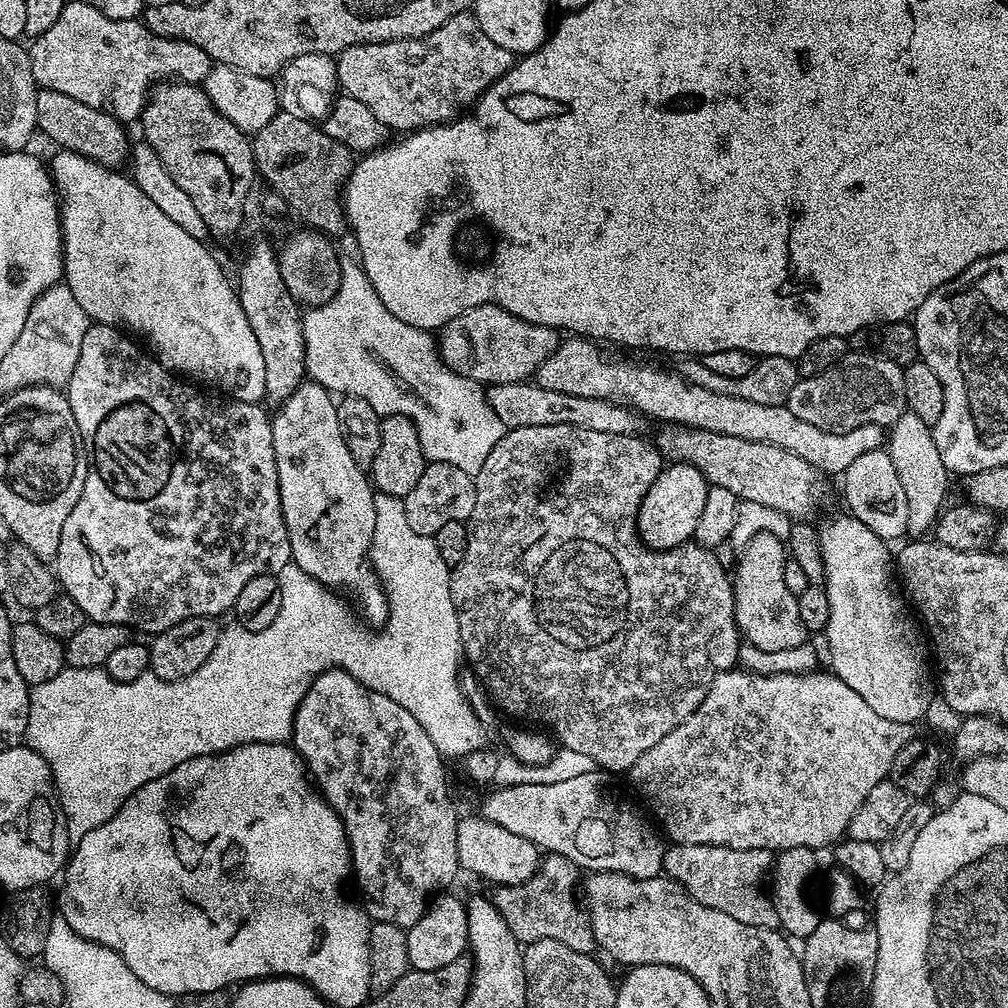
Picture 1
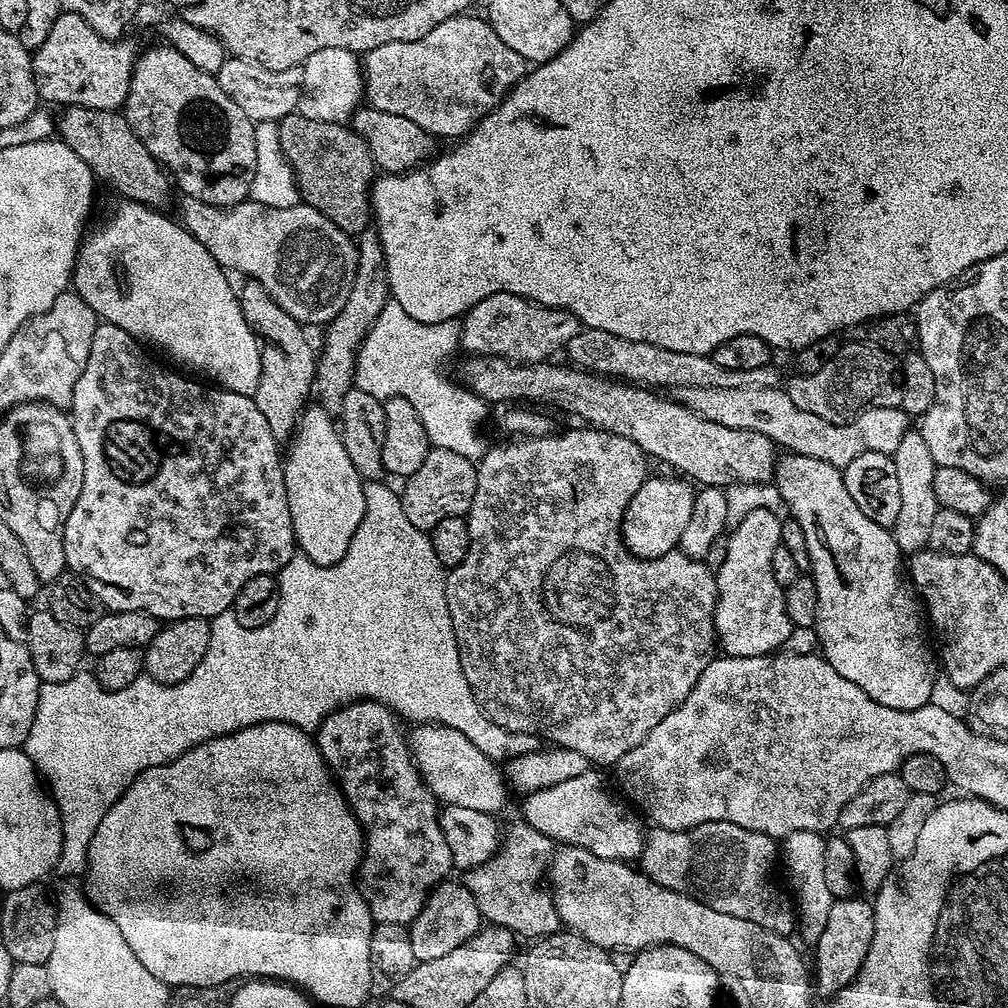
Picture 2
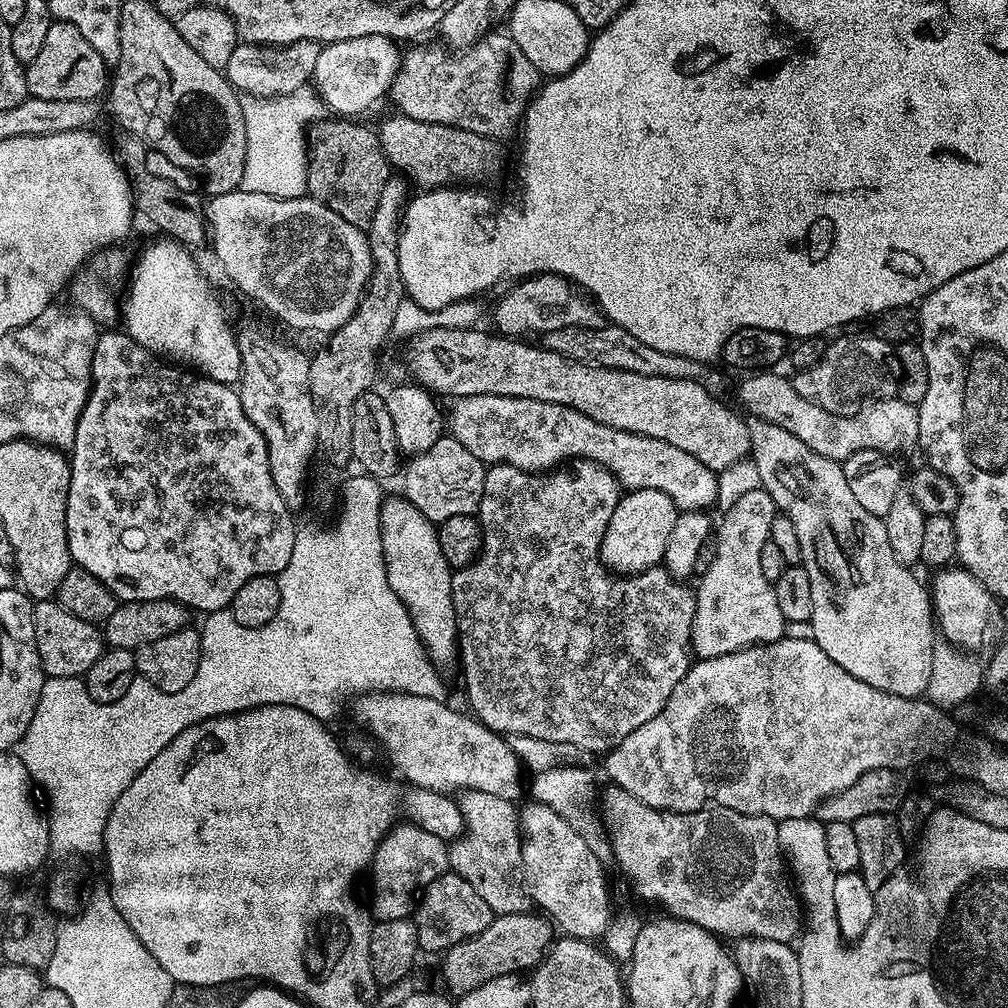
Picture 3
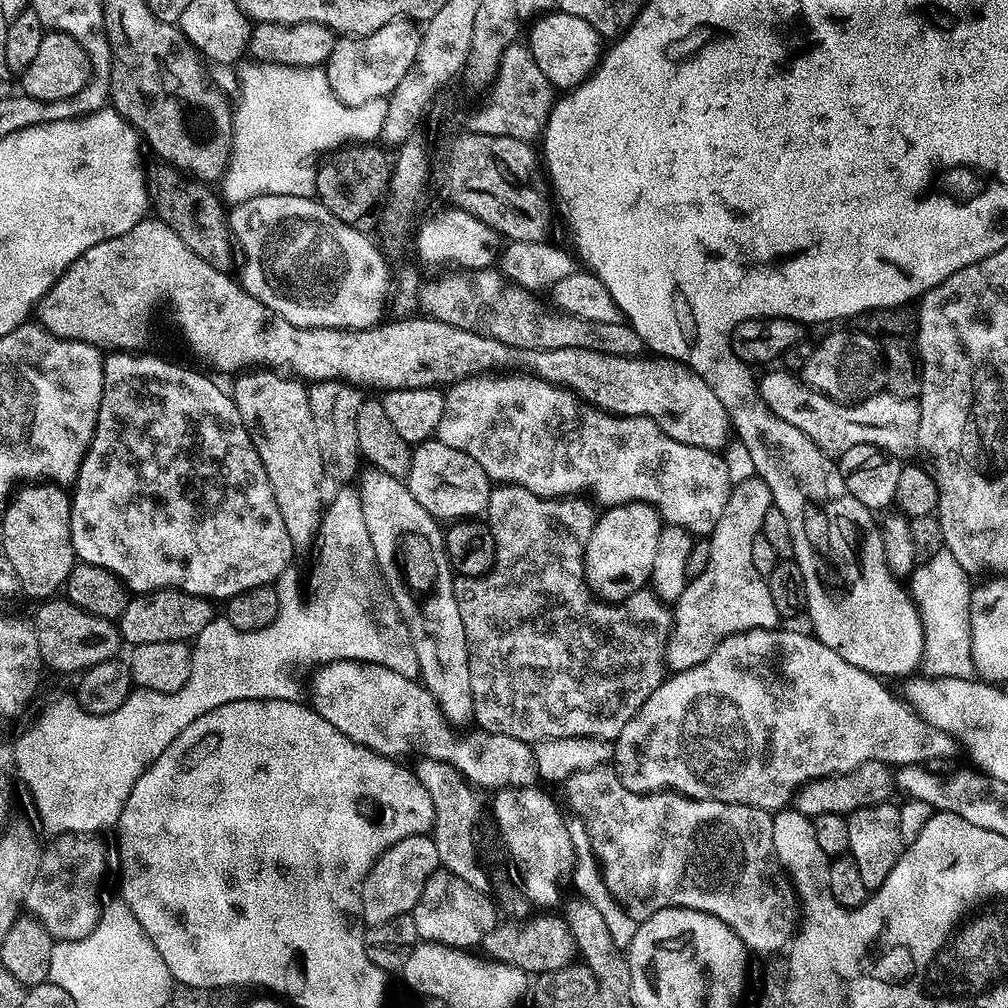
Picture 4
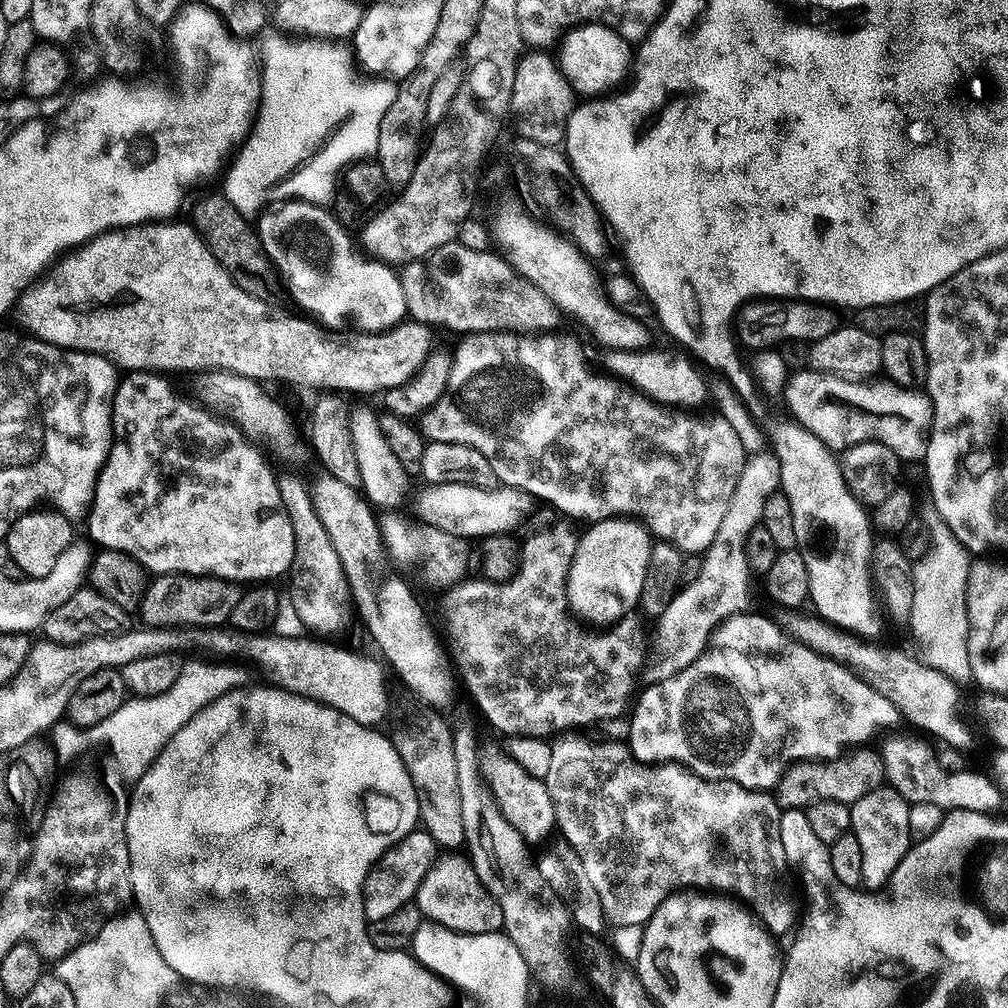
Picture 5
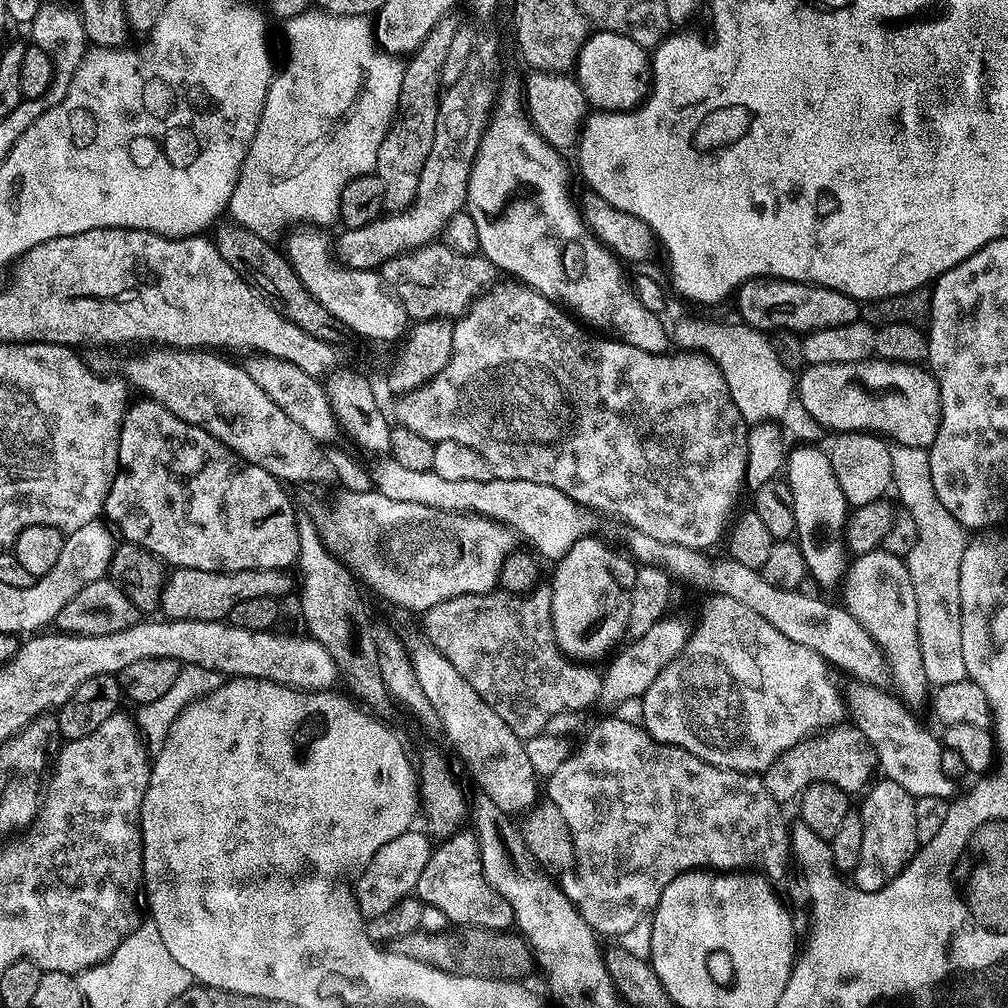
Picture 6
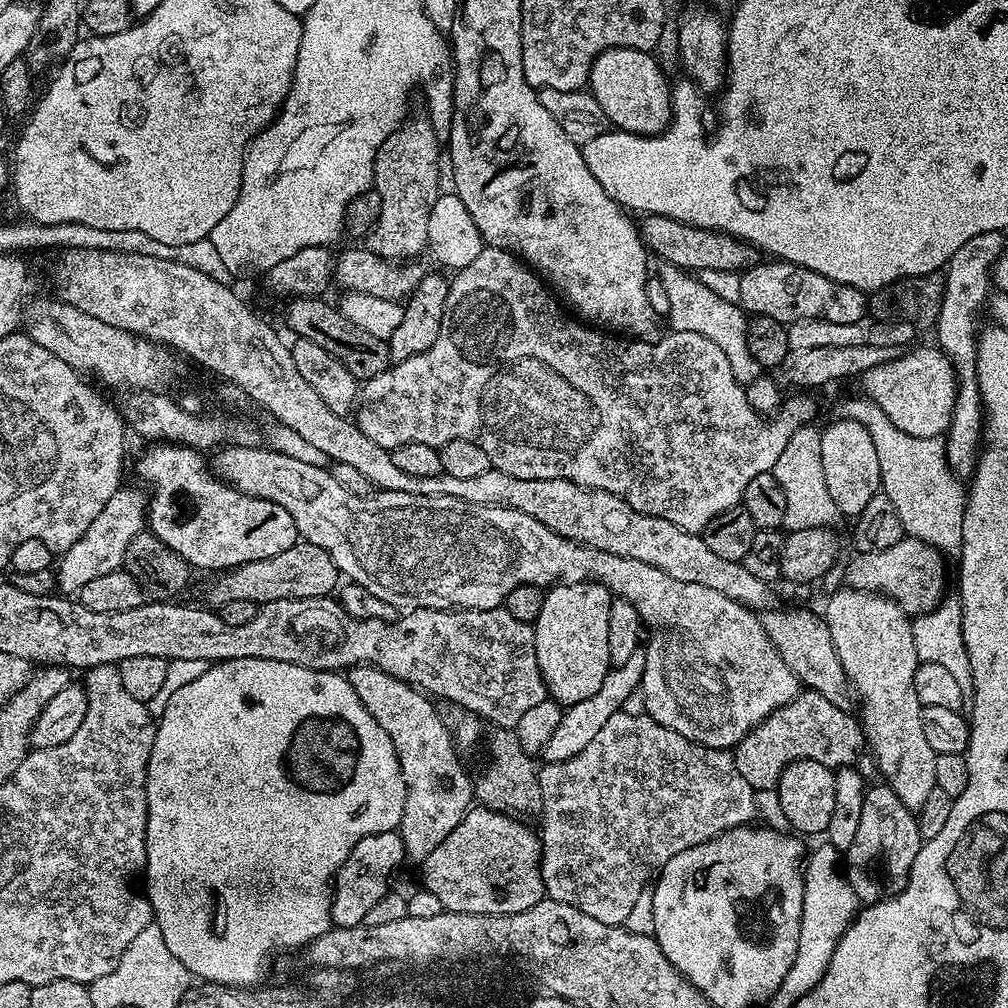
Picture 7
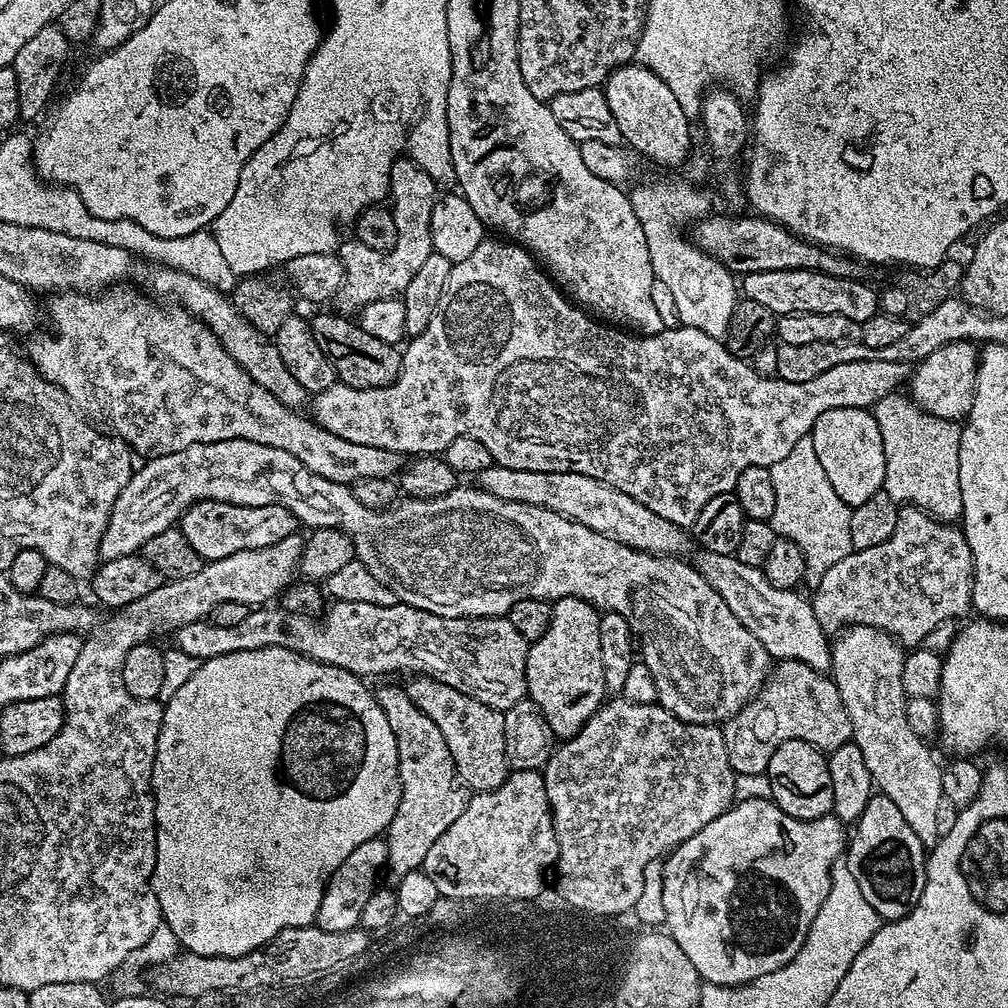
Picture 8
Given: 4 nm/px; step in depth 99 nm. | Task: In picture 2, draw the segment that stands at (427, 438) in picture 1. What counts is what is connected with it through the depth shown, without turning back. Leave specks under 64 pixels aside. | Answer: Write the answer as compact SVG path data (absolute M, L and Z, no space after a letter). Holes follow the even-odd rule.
M388 303L382 314L378 314L360 347L354 384L379 400L397 396L412 403L424 423L432 448L454 450L476 462L486 451L486 443L479 432L480 423L484 420L485 401L469 392L467 387L447 380L440 369L444 356L451 352L452 347L455 349L459 345L460 329L461 325L456 320L437 324L418 322L410 318L402 306Z

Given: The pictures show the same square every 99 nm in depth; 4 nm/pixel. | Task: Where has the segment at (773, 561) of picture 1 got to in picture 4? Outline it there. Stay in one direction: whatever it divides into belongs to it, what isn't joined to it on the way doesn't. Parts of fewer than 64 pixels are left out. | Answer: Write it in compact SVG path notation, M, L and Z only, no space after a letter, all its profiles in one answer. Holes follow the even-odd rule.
M762 479L743 480L733 487L726 510L722 510L718 526L714 526L710 533L710 558L706 562L706 570L689 579L671 613L672 631L668 634L666 660L675 671L698 666L710 658L719 641L735 632L781 627L782 617L778 610L774 610L767 579L760 576L758 570L754 570L754 562L750 562L750 545L756 536L761 535L760 527L766 518L766 510L773 506L770 486L766 486Z

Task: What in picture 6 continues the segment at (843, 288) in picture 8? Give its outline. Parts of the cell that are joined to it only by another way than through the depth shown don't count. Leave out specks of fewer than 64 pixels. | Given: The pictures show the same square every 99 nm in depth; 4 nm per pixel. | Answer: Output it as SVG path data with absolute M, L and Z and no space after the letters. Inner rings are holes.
M757 276L755 280L747 280L740 285L734 293L736 308L740 311L739 319L749 324L751 328L761 330L783 330L797 334L807 334L814 330L822 330L830 326L850 326L862 316L861 301L845 292L839 292L833 288L823 288L817 284L803 284L793 280L779 280L777 276Z

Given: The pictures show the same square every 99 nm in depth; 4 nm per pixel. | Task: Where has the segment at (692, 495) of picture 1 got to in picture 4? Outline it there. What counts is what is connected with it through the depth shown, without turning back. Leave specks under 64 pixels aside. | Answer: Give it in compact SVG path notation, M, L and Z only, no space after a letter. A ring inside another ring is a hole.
M618 504L601 511L584 551L584 583L593 597L622 602L652 579L654 550L662 531L659 512L649 504Z

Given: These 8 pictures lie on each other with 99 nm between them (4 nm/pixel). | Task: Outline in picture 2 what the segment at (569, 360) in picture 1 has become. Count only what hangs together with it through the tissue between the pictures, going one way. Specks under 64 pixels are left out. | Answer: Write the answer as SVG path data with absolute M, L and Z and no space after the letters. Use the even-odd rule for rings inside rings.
M726 386L723 390L698 390L697 388L679 389L678 399L690 410L694 410L702 418L710 422L718 422L718 426L730 426L732 430L762 434L772 440L773 445L787 450L795 456L816 458L818 462L826 462L830 466L843 469L854 458L867 452L893 453L898 450L898 442L910 430L910 417L901 408L867 408L855 416L847 424L826 422L826 418L818 418L818 414L809 414L806 410L798 410L794 402L790 402L787 391L783 387L747 388L746 386Z

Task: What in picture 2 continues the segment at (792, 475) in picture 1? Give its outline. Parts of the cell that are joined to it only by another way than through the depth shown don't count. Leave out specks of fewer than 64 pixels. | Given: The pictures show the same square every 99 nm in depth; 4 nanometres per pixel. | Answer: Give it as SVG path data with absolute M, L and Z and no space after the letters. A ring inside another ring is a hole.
M469 355L468 361L464 364L464 380L469 392L475 396L480 397L481 400L487 402L489 405L500 404L503 400L512 400L508 402L528 402L524 400L541 400L544 404L557 404L564 412L569 412L572 416L577 416L580 420L585 420L587 427L592 430L599 430L602 432L609 432L612 436L621 436L630 442L634 442L640 448L641 453L654 456L656 459L661 460L664 464L669 464L672 468L678 468L680 471L685 472L689 481L695 482L700 486L727 486L730 484L743 484L745 486L759 486L765 482L771 481L774 476L774 469L778 459L777 449L774 447L772 440L766 438L762 434L754 434L753 432L743 432L742 430L732 430L730 426L718 426L718 422L710 422L706 418L702 418L694 410L690 410L686 405L680 403L679 399L672 398L667 400L667 395L661 394L659 391L627 382L621 382L616 378L605 378L595 375L590 372L583 371L575 366L564 364L552 364L556 362L541 362L539 364L521 364L515 360L503 360L500 356L487 357L487 356L474 356Z

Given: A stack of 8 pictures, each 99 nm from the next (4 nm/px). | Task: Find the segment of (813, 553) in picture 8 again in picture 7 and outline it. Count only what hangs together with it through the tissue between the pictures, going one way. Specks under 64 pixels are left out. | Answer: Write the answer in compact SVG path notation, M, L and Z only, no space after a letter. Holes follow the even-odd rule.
M801 426L786 442L786 450L778 454L778 462L772 467L772 477L782 486L786 494L786 518L783 527L788 532L810 530L811 528L832 528L835 520L841 519L830 490L826 490L826 474L822 474L822 438L821 429Z

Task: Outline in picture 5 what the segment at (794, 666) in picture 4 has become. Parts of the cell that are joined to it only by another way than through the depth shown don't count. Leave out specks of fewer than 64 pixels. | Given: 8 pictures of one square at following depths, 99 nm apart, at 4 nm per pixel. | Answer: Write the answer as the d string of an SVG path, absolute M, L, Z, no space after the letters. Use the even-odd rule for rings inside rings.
M751 611L737 612L721 620L712 631L712 636L708 639L707 647L697 655L696 659L689 660L683 666L681 672L676 672L673 676L668 676L665 680L660 680L657 684L652 684L640 696L640 701L631 709L632 721L628 724L628 737L626 743L632 750L636 759L644 764L656 764L659 762L675 762L684 765L691 772L698 773L699 776L707 780L733 780L747 788L758 788L761 790L775 789L777 781L789 764L797 760L809 759L832 759L841 755L849 746L864 746L875 734L876 728L884 728L887 724L892 724L898 720L896 708L882 698L864 680L860 679L850 668L831 660L828 656L818 654L810 650L802 642L798 642L784 631L783 627L775 619L767 620L764 616L752 616Z

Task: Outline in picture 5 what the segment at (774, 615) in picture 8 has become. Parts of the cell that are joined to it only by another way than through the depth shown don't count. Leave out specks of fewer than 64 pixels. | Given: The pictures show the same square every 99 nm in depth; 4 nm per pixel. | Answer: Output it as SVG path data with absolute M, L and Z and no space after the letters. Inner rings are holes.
M892 736L882 747L884 757L884 774L887 783L909 805L918 802L934 802L934 806L945 810L965 808L975 812L987 812L994 810L1000 802L1000 792L996 784L988 776L979 776L973 770L965 770L958 774L950 774L938 766L936 748L928 745L927 739L916 736Z

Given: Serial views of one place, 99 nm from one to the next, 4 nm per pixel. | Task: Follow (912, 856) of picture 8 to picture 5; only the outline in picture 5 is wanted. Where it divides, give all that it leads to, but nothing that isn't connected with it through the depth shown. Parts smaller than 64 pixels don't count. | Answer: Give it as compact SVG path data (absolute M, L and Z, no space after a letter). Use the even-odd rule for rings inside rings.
M881 786L862 794L852 805L851 832L862 846L861 885L868 890L879 890L888 883L898 862L907 854L914 841L910 834L910 805L891 786Z

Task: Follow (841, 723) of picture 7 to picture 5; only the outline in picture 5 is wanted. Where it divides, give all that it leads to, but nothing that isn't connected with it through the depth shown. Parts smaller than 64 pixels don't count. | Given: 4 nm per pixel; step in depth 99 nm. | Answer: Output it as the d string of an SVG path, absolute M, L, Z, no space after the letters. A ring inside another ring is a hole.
M856 746L832 759L797 760L785 768L774 789L774 799L781 809L803 808L816 800L833 800L852 805L862 794L885 783L884 757L872 746Z

